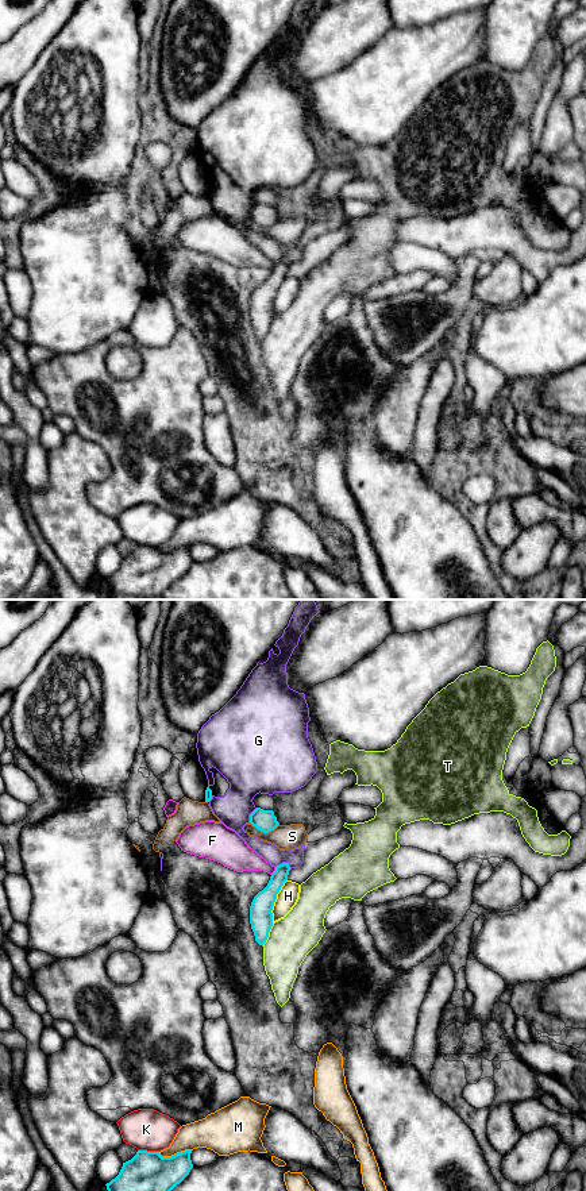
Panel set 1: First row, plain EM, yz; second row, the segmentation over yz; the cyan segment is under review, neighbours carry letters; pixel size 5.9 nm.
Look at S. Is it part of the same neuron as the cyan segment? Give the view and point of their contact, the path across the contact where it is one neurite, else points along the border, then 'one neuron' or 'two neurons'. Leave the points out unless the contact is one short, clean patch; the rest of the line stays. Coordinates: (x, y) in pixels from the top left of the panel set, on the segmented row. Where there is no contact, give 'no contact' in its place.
contact yz (265, 832); one neuron

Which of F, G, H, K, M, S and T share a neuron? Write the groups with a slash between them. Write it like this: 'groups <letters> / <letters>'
groups F / G / H / K / M / S / T

